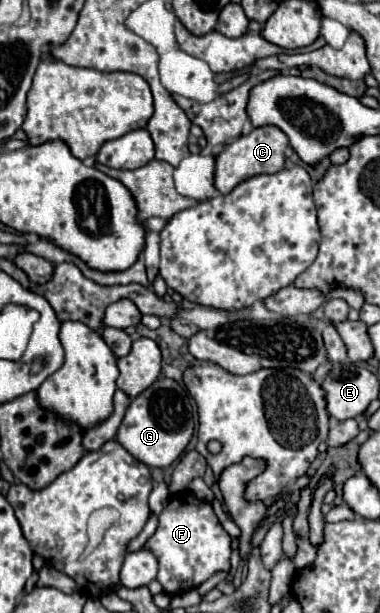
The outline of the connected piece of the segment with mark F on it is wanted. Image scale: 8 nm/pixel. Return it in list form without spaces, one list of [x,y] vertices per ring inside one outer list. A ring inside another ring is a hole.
[[[189,490],[171,496],[169,504],[159,514],[155,534],[141,546],[141,550],[149,550],[157,558],[157,580],[171,596],[201,586],[215,572],[229,572],[233,552],[231,536],[223,530],[211,502],[195,498]]]

